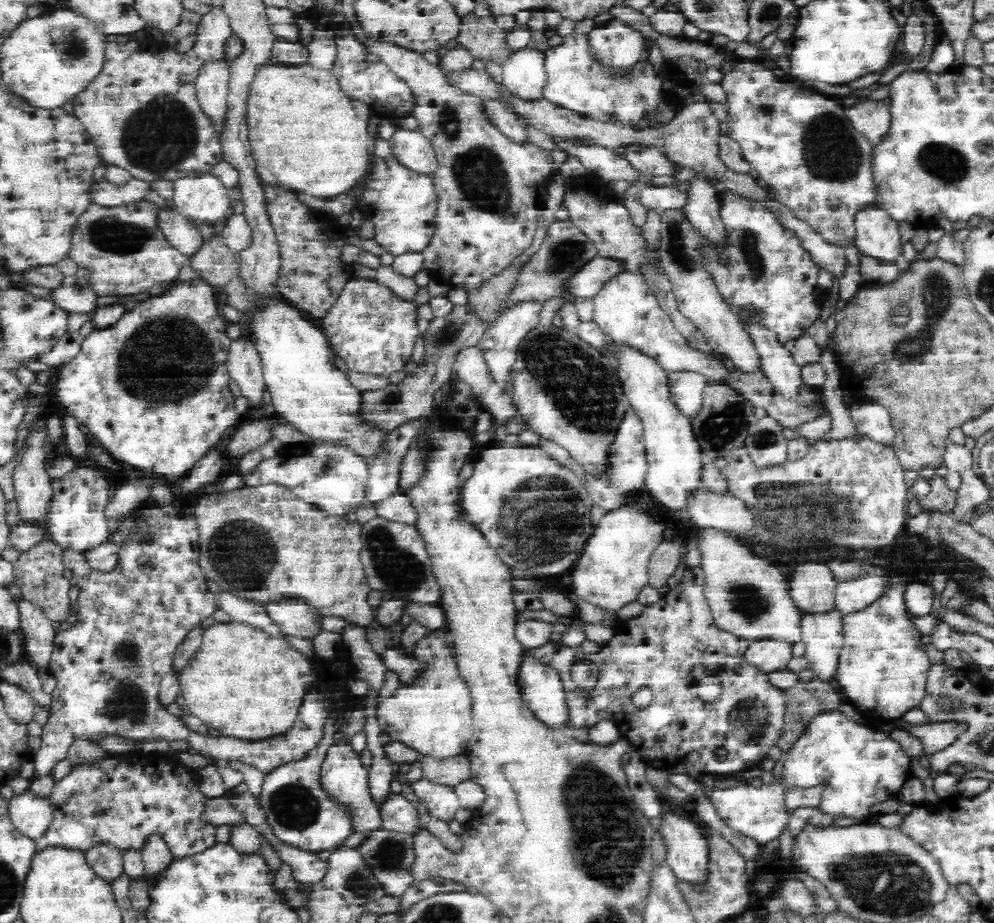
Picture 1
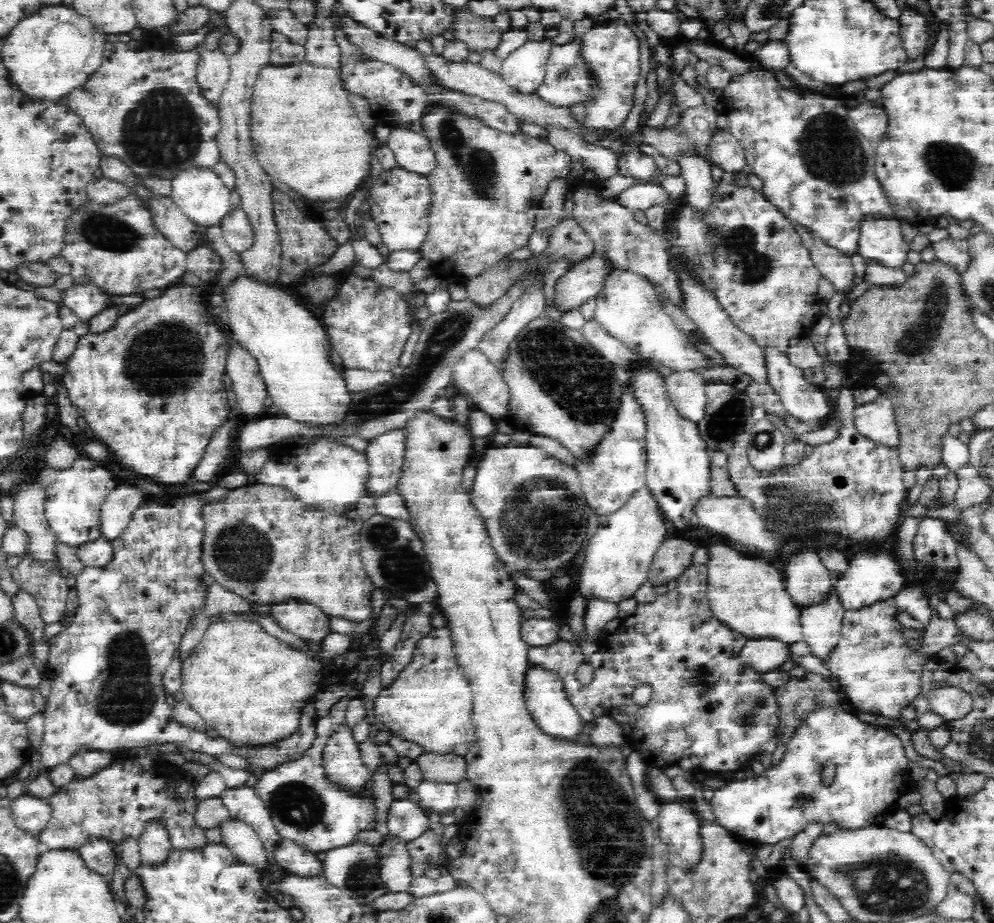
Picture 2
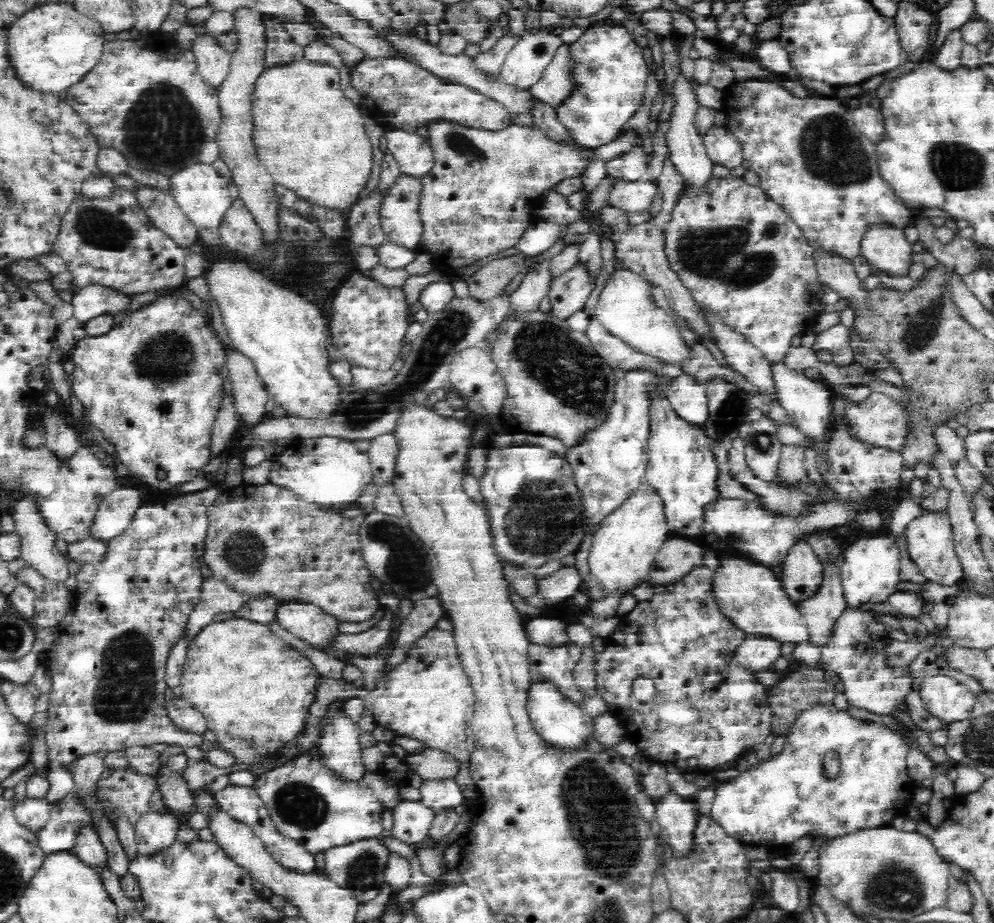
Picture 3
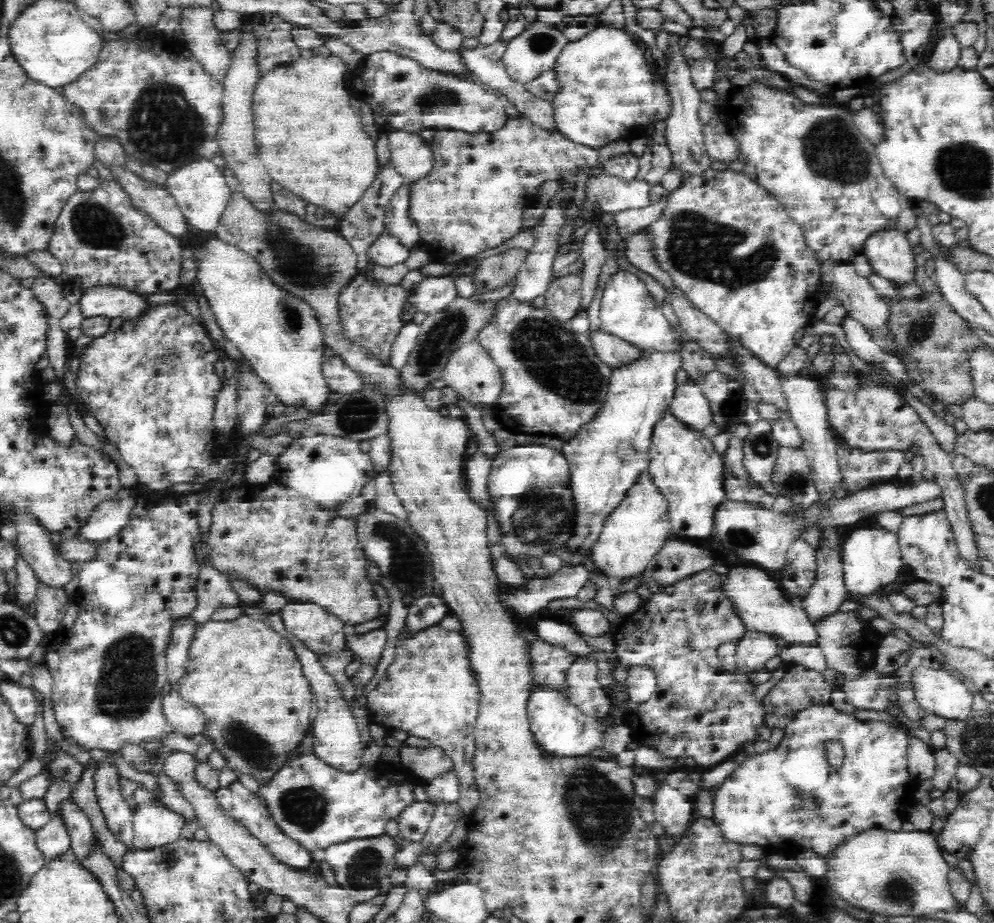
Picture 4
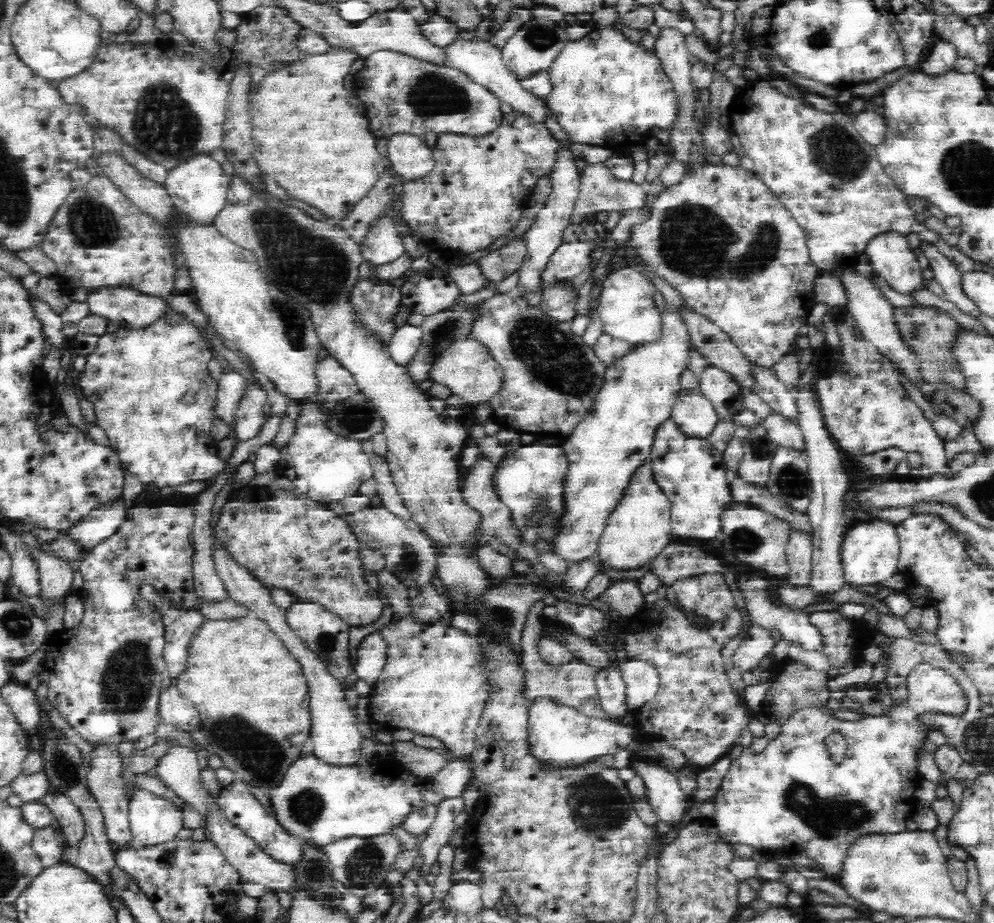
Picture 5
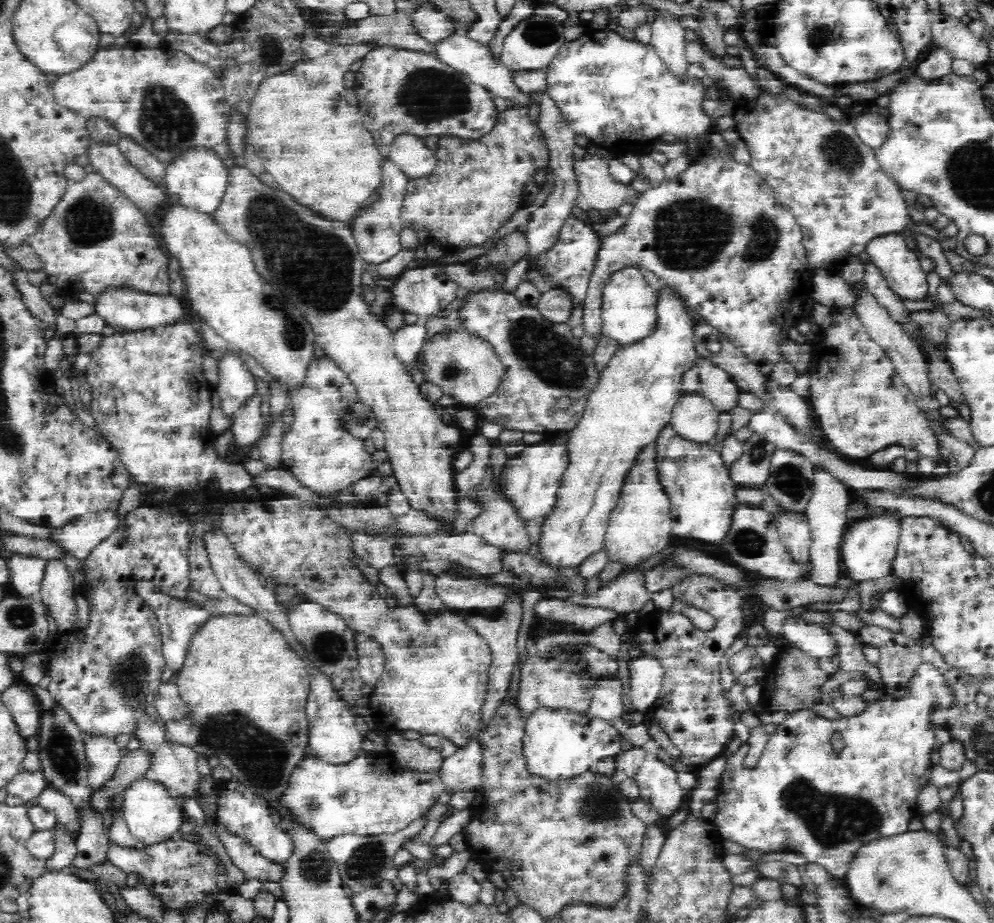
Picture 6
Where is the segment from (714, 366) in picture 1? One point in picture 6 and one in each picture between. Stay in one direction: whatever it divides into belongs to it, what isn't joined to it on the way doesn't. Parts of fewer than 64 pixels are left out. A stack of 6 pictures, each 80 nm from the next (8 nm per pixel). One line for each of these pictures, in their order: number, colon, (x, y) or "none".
2: (627, 307)
3: (626, 308)
4: (628, 311)
5: (627, 310)
6: (628, 314)

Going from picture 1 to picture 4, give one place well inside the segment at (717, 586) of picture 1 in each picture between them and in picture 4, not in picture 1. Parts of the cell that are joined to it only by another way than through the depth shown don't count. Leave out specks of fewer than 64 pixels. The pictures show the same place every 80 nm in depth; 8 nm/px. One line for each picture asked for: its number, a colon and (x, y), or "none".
2: (749, 596)
3: (749, 593)
4: (759, 600)

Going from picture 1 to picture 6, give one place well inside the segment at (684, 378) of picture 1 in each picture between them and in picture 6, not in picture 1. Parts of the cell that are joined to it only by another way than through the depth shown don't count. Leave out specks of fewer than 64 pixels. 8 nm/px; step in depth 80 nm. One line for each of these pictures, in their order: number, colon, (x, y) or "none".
2: (686, 389)
3: (688, 398)
4: (690, 407)
5: (693, 414)
6: (695, 418)

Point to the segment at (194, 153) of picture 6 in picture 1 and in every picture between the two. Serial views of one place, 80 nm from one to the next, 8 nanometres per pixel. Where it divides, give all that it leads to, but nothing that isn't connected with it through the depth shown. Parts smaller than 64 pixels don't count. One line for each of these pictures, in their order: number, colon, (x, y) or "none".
1: (200, 196)
2: (199, 193)
3: (202, 193)
4: (199, 188)
5: (198, 186)

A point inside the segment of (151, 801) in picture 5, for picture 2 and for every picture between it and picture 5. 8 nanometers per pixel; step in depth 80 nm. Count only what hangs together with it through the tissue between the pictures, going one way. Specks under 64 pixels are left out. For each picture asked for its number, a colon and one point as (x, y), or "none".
2: (154, 842)
3: (154, 831)
4: (154, 824)

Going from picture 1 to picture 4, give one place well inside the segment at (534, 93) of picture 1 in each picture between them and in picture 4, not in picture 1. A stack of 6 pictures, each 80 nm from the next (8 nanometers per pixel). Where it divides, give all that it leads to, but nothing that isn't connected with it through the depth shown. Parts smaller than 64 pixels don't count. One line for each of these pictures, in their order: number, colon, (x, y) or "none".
2: (524, 69)
3: (525, 63)
4: (532, 52)

